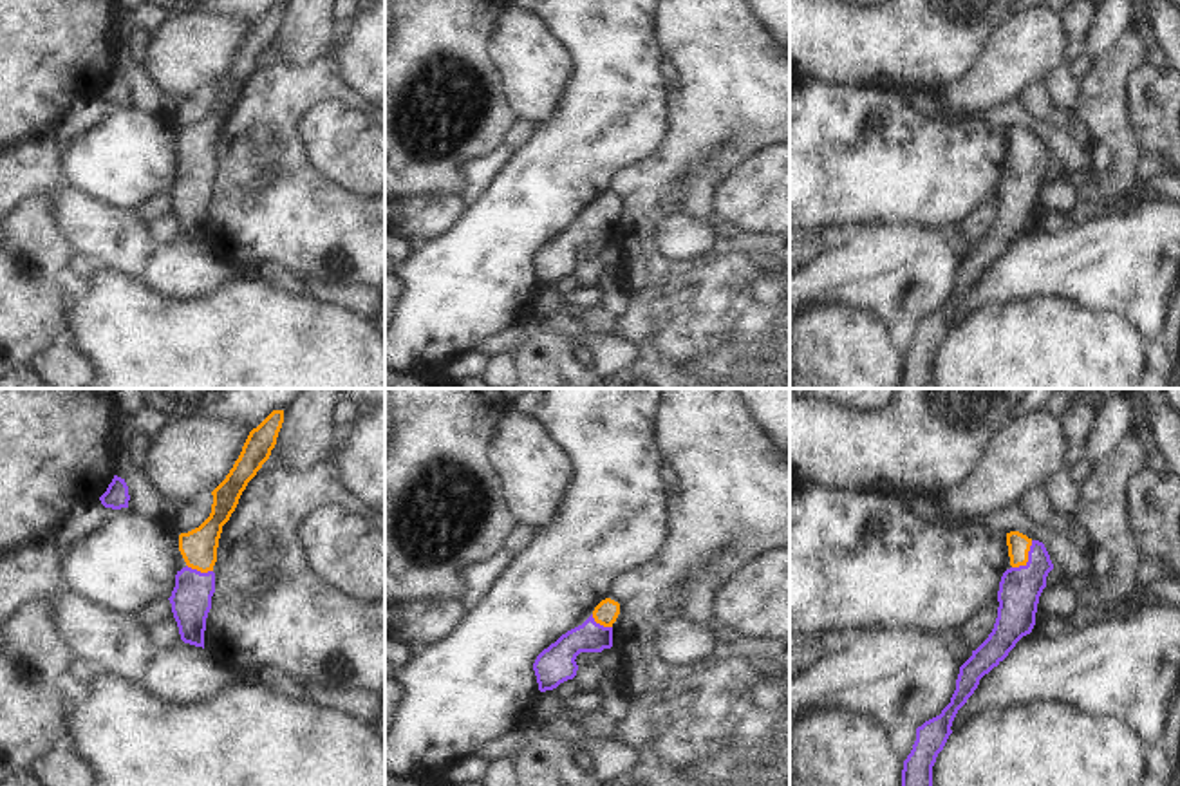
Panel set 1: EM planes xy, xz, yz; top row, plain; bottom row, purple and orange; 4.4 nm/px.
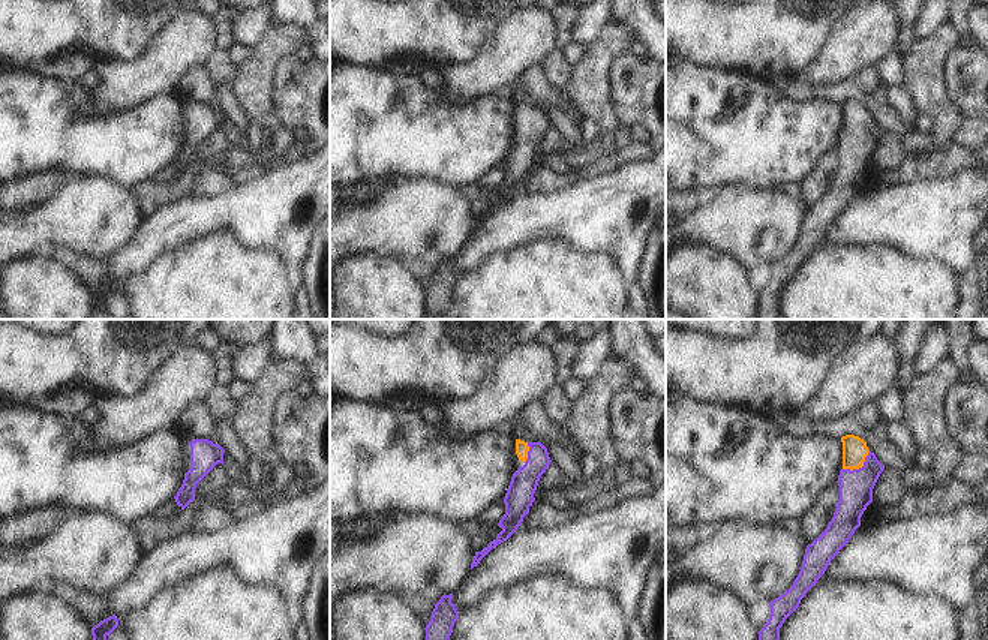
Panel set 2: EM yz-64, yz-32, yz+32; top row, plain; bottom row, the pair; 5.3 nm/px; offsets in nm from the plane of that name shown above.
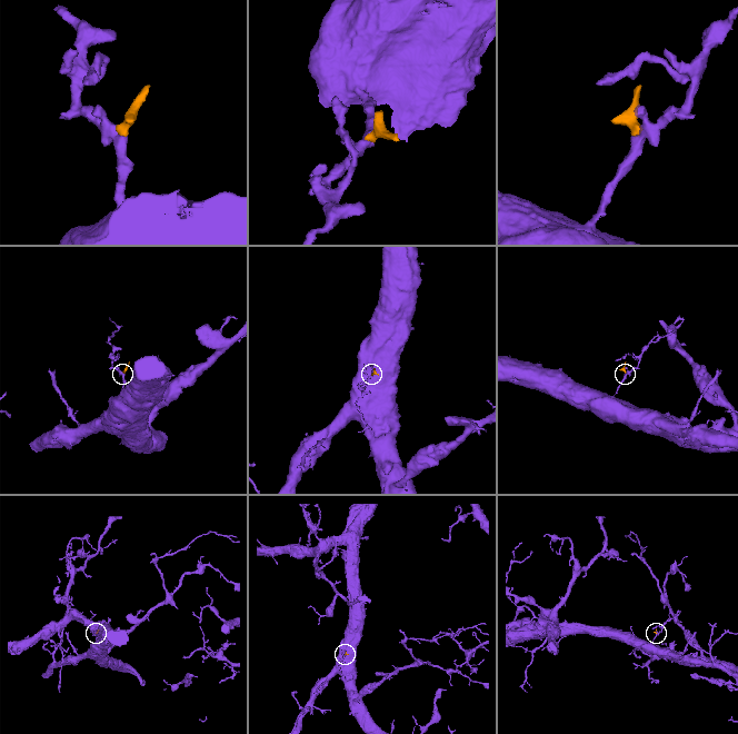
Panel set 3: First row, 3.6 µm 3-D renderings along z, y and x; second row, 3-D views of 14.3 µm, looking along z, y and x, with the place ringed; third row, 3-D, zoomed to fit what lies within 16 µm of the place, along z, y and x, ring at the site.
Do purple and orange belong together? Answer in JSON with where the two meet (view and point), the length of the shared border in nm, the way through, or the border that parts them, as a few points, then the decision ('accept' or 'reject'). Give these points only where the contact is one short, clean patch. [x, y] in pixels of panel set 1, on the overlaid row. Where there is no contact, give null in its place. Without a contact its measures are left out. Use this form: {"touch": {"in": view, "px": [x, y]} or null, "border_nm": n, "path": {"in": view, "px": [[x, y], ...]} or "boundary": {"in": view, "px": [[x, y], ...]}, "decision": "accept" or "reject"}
{"touch": {"in": "yz", "px": [1029, 559]}, "border_nm": 160, "path": {"in": "yz", "px": [[1020, 588], [1029, 573], [1029, 559], [1018, 544]]}, "decision": "accept"}

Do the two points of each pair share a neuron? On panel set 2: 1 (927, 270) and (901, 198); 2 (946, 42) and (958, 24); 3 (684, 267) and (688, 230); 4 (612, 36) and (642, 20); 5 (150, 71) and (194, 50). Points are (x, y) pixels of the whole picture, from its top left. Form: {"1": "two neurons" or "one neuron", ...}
{"1": "two neurons", "2": "two neurons", "3": "two neurons", "4": "two neurons", "5": "one neuron"}

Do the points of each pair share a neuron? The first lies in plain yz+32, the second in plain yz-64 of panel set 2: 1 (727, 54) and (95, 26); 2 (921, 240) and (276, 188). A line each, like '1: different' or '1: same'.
1: same
2: same

